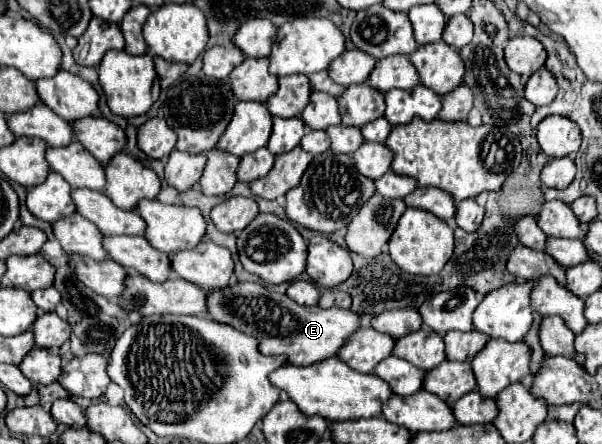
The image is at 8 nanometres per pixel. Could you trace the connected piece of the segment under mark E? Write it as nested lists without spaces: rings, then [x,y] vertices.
[[[232,283],[224,291],[210,291],[208,317],[260,339],[260,351],[264,355],[288,355],[294,365],[312,365],[336,357],[362,327],[360,315],[352,309],[304,307],[294,303],[288,295],[270,291],[260,283]]]

